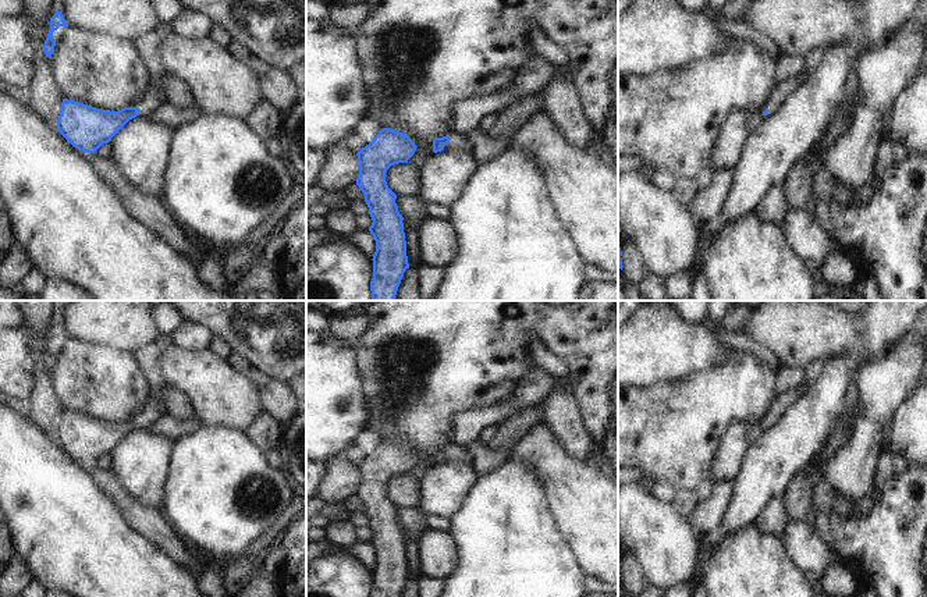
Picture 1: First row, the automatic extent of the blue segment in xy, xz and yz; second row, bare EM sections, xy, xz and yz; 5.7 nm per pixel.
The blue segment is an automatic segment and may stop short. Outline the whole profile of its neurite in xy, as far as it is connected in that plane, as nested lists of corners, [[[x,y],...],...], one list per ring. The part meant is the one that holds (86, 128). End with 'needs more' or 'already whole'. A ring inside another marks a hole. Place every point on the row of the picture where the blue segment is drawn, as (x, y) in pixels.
[[[63,99],[57,131],[74,148],[95,153],[103,143],[109,143],[138,113],[138,107],[124,107],[118,111],[110,111]]]; already whole

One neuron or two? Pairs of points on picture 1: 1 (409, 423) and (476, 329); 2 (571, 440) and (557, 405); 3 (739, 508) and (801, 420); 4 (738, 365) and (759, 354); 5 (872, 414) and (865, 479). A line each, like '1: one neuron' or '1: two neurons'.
1: one neuron
2: one neuron
3: one neuron
4: two neurons
5: one neuron

